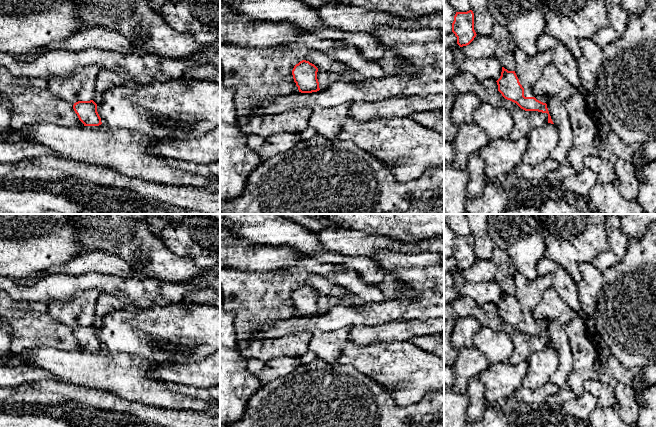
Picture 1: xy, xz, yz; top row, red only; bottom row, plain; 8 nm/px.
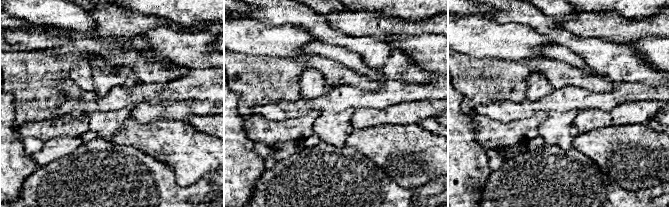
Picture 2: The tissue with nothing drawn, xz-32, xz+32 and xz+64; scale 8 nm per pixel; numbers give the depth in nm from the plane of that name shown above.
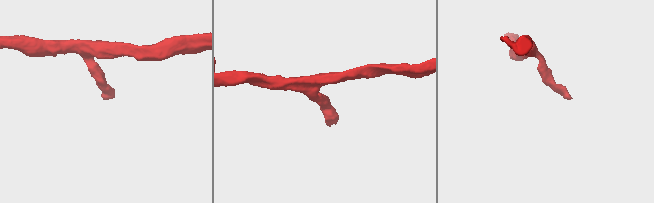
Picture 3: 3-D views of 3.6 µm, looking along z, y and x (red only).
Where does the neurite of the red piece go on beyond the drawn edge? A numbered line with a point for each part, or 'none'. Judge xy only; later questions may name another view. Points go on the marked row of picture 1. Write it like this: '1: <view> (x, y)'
none

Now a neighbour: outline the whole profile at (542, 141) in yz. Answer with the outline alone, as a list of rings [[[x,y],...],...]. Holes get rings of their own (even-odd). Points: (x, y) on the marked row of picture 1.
[[[547,123],[530,130],[526,138],[529,146],[522,157],[522,164],[534,166],[549,158],[558,144],[559,135],[555,125]]]

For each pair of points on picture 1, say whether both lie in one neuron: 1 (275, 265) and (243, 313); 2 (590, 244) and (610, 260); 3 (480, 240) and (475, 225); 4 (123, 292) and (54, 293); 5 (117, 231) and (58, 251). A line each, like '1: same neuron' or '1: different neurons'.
1: different neurons
2: different neurons
3: same neuron
4: same neuron
5: different neurons

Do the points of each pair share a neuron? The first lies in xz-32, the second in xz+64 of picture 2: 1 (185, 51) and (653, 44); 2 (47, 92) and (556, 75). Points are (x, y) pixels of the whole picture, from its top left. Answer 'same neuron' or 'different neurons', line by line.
1: same neuron
2: same neuron

